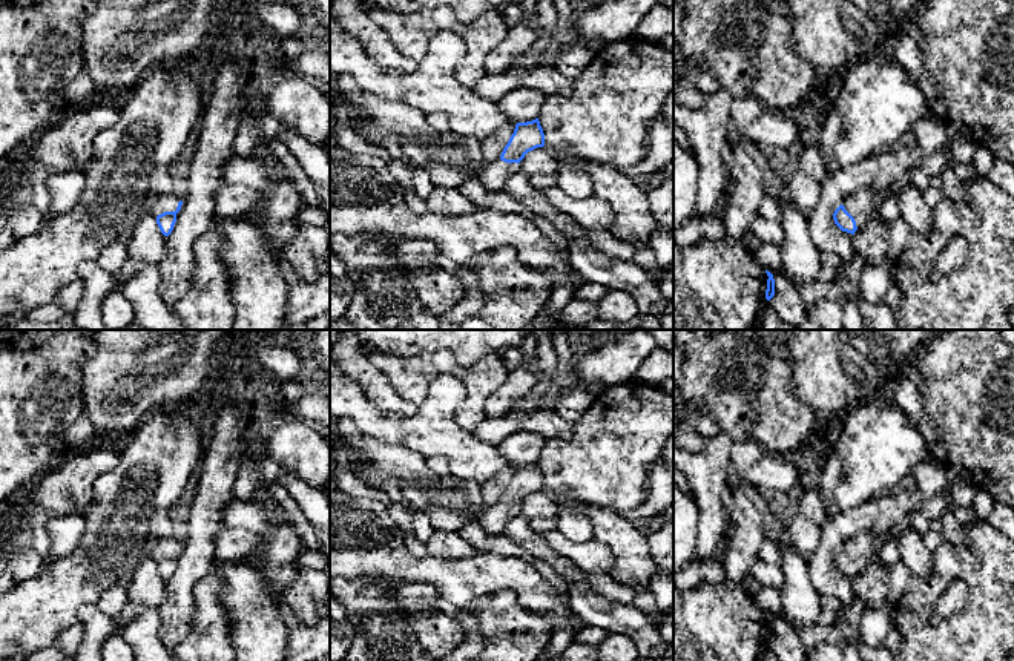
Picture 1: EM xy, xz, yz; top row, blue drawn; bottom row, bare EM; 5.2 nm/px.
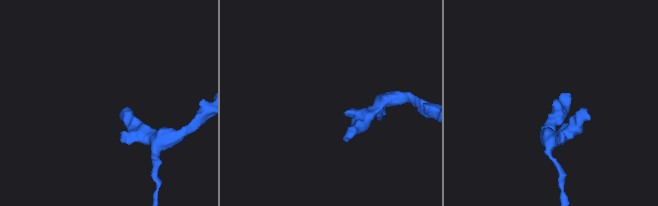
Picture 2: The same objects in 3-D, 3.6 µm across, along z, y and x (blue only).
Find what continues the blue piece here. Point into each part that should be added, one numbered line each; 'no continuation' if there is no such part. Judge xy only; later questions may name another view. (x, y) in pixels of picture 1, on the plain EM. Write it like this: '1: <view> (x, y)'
1: xy (154, 548)

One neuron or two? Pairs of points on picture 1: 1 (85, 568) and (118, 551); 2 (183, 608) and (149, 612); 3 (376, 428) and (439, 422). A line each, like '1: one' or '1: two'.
1: one
2: two
3: one

